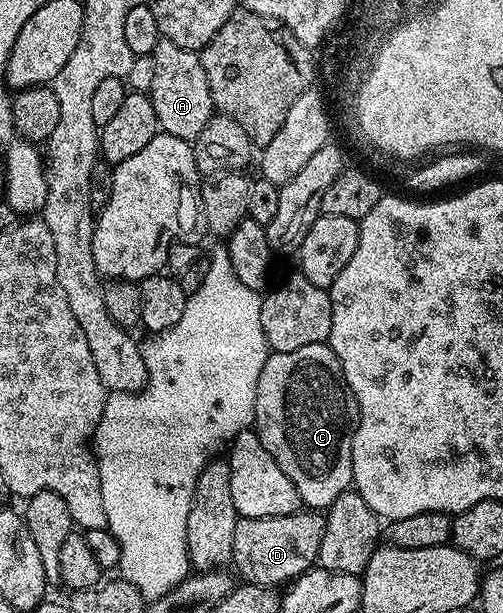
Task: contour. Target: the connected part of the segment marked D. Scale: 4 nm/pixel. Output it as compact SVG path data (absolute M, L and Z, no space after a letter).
M302 508L287 516L238 517L232 565L237 566L236 573L241 573L248 585L284 587L306 570L314 569L324 531L324 517L309 508Z

